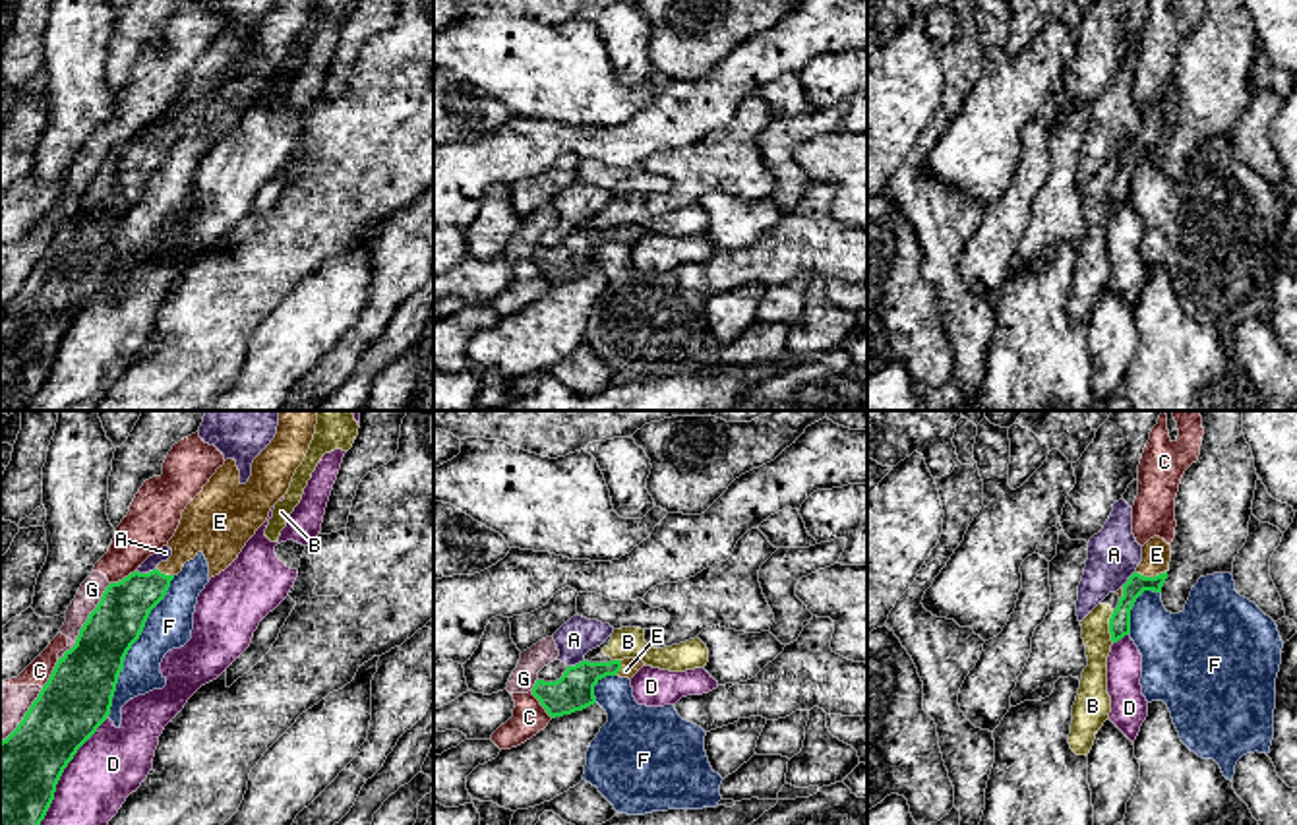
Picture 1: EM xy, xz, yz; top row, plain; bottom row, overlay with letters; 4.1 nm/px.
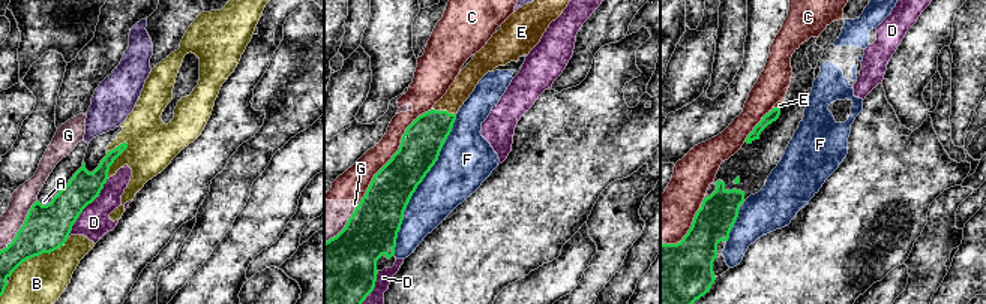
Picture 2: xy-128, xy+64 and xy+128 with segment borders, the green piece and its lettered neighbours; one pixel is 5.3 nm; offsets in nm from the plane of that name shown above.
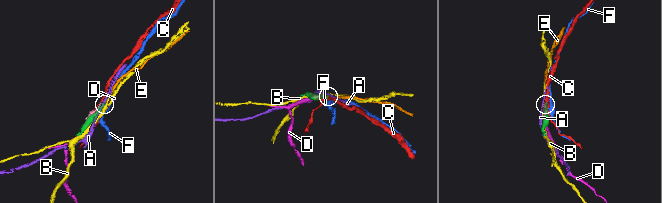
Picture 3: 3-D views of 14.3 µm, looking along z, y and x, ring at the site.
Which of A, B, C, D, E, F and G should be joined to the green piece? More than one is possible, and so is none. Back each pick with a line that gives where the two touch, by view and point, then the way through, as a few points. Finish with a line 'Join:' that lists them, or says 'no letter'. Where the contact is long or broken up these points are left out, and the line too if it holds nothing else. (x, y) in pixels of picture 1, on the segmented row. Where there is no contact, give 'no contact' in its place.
E: yz (1150, 578) | across yz (1119, 624), (1127, 597), (1150, 578), (1156, 554)
Join: E

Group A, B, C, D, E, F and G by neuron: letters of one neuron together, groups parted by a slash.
A / B / C G / D / E / F

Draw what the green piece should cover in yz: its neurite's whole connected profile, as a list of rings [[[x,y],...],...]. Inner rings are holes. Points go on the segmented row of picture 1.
[[[1154,536],[1142,546],[1142,562],[1129,581],[1117,591],[1119,604],[1109,618],[1111,641],[1131,633],[1131,610],[1144,591],[1161,593],[1171,562],[1171,546]]]

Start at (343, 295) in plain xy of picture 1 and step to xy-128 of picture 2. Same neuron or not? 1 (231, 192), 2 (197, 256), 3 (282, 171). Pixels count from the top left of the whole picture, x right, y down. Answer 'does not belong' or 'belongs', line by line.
1: does not belong
2: does not belong
3: belongs

